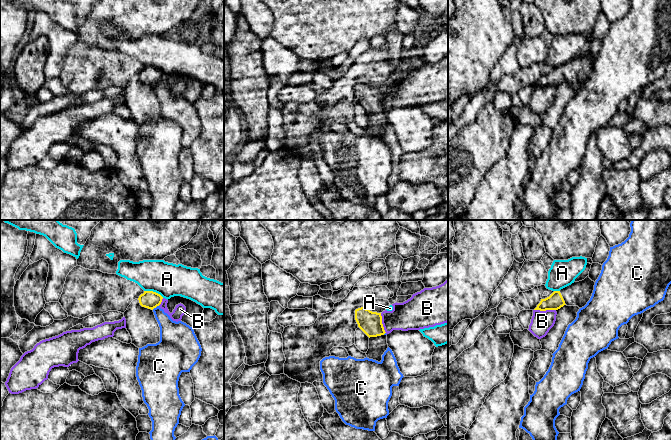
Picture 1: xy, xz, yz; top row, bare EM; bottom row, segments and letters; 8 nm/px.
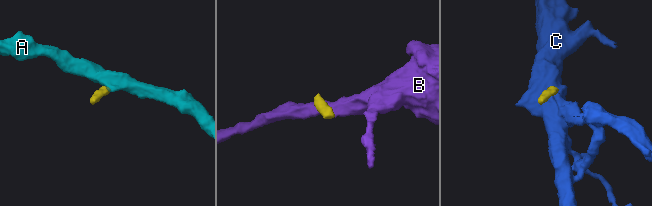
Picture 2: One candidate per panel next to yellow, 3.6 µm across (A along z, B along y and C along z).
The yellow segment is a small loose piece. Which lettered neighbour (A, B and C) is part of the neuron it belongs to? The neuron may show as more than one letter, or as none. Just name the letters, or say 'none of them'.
none of them

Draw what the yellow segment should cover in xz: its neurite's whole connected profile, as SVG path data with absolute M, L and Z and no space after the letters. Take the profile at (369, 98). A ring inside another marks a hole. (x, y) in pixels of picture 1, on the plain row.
M361 83L355 86L355 96L358 103L369 113L367 134L381 138L382 131L388 124L381 89Z

